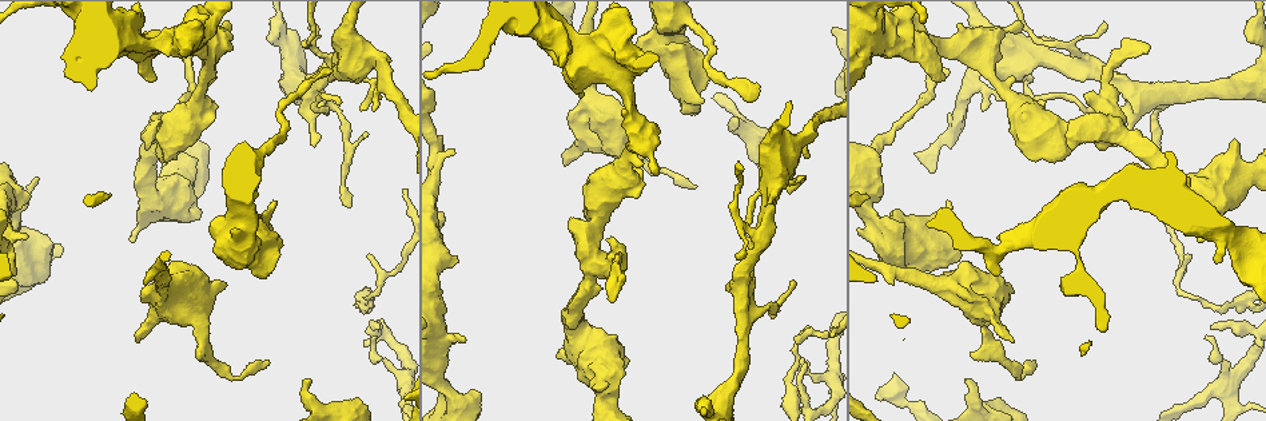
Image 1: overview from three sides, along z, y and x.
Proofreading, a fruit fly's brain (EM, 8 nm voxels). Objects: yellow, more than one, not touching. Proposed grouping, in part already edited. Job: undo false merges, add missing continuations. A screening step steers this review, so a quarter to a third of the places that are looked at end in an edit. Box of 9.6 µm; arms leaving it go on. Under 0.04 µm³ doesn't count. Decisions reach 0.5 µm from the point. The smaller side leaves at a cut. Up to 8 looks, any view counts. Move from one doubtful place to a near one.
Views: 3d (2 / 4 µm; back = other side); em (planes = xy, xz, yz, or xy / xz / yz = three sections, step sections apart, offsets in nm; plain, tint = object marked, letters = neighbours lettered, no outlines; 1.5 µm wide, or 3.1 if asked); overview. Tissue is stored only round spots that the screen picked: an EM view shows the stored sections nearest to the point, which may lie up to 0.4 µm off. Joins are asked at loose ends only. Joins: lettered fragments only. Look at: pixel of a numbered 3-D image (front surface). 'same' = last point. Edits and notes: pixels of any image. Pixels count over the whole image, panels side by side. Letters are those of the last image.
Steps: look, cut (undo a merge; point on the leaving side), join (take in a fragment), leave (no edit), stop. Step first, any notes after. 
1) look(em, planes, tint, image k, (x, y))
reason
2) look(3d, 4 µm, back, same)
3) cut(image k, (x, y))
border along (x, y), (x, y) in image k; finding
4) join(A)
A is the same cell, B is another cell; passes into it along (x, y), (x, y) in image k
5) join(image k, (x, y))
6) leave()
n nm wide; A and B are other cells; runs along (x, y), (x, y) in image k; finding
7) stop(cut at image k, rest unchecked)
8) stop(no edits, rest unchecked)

look(em, xy, step 8, letters, image 1, (197, 357))
branch stops here

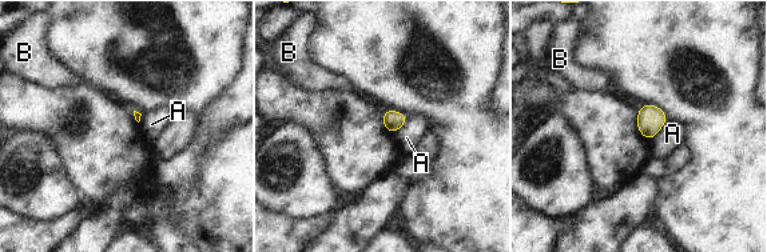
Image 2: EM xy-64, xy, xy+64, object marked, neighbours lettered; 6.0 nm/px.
look(em, planes, letters, same)

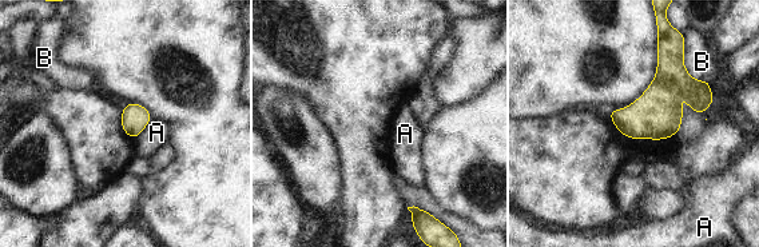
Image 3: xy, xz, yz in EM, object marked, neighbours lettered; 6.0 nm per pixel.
leave()
A touches over 260 nm; A and B are other cells; border along (620, 131), (630, 138), (662, 140) in image 3; no lettered fragment goes on from it

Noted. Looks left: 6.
look(em, planes, plain, image 1, (1114, 146))
an open end

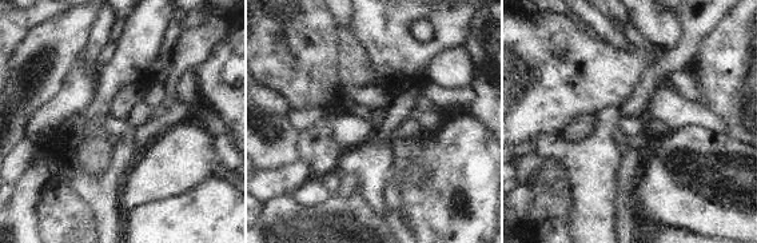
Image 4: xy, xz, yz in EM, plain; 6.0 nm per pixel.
look(em, planes, letters, same)
see the neighbours

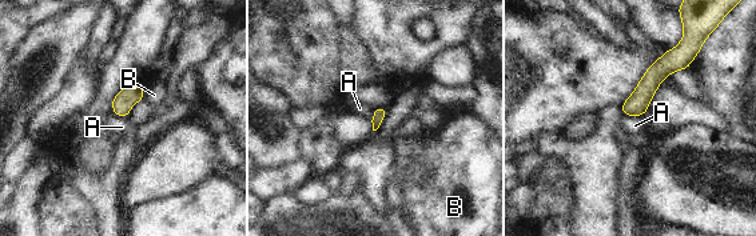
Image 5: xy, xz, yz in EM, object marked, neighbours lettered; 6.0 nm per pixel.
leave()
A and B are other cells; border along (112, 111), (127, 119) in image 5; no lettered fragment goes on from it

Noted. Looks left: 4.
look(3d, 4 µm, image 1, (1105, 104))
sudden change in width

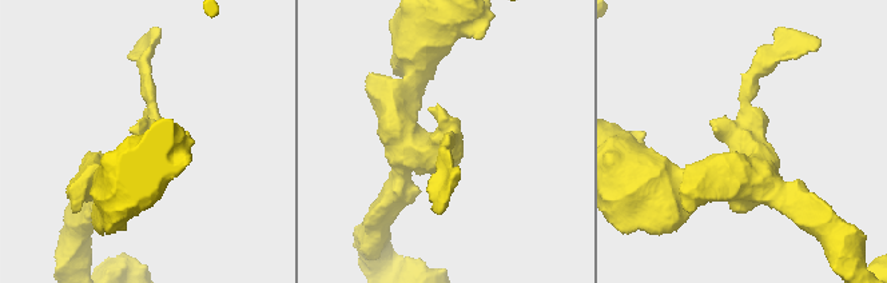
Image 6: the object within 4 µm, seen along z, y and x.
look(em, planes, letters, image 6, (456, 144))
now the EM

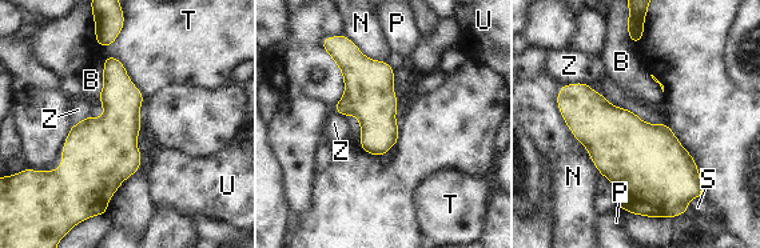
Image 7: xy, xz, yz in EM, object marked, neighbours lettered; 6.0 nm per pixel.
leave()
B, N, P, S, T, U and Z are other cells; border along (103, 58), (114, 56), (143, 95) in image 7; continuous, no second neuron

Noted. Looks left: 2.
stop(no edits, rest unchecked)

